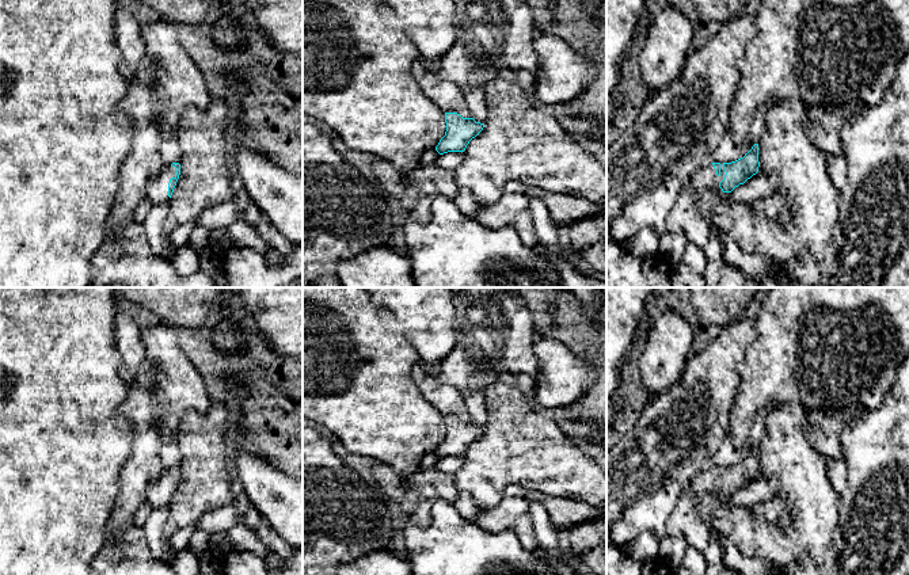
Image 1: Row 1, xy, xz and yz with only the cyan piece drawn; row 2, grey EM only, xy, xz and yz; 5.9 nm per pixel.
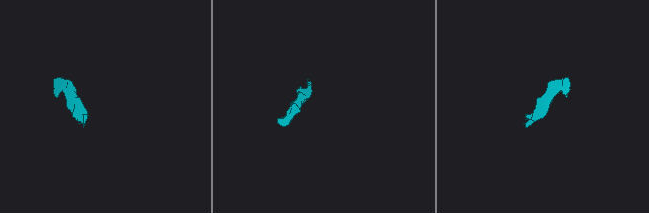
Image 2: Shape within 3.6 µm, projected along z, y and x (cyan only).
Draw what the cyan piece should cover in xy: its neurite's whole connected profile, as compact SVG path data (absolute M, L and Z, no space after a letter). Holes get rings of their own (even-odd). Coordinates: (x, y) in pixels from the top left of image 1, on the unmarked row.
M164 468L159 479L148 487L148 502L152 507L168 506L180 479L180 468Z

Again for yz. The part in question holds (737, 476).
M758 448L741 462L731 467L710 467L697 473L677 502L669 521L669 536L681 536L685 542L704 552L710 541L711 528L697 510L699 499L712 490L719 490L723 496L731 496L739 488L758 476Z

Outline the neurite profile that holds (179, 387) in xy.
M161 323L141 330L145 358L133 385L151 386L161 412L161 443L178 439L178 420L189 411L206 414L212 400L202 376L179 346L176 328Z

